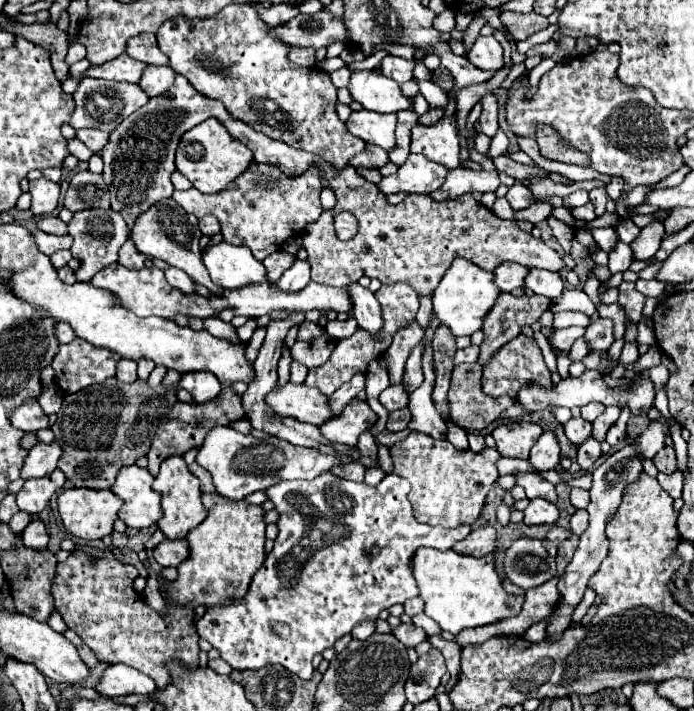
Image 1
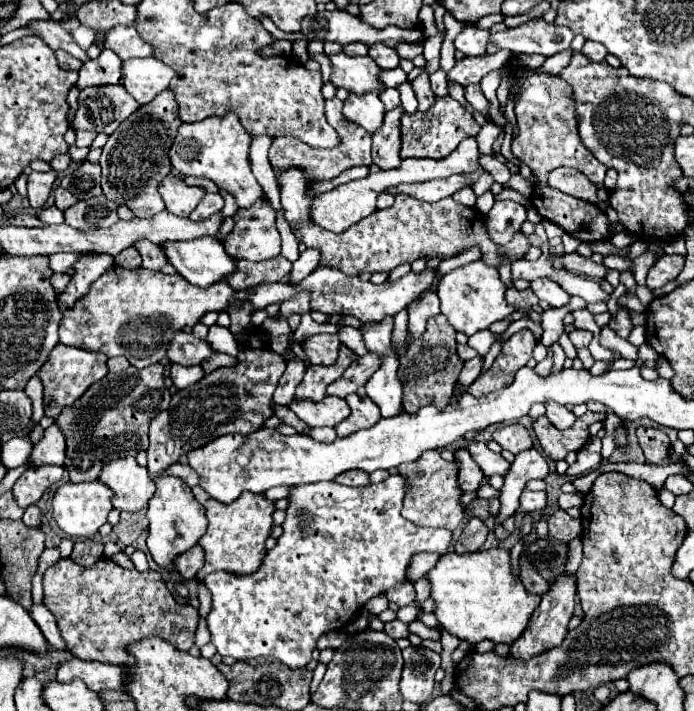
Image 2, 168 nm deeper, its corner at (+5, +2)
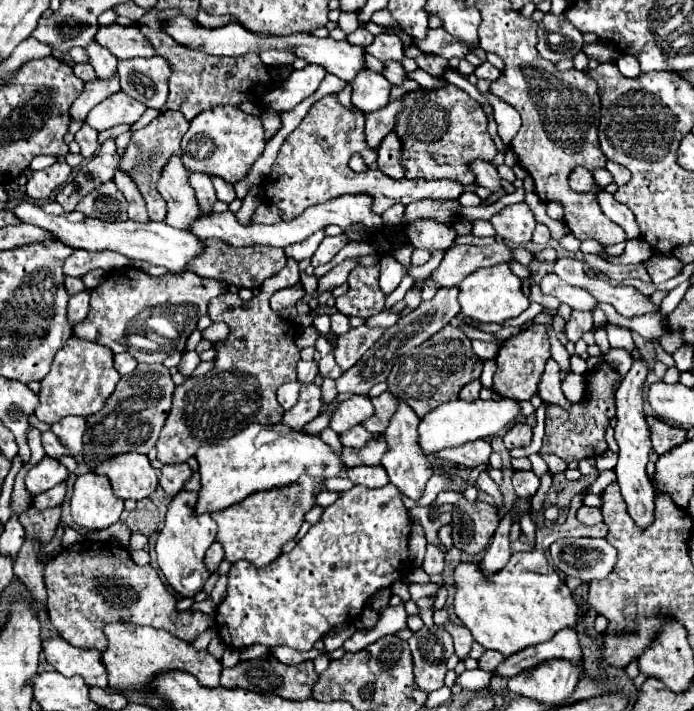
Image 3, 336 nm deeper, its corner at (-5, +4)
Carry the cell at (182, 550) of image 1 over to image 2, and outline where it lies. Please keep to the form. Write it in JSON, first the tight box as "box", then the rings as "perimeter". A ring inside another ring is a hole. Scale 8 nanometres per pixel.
{"box":[174,544,204,580],"perimeter":[[[196,544],[194,548],[190,548],[188,552],[184,552],[182,556],[174,558],[174,568],[182,574],[182,578],[190,580],[194,578],[194,574],[202,568],[204,564],[204,550]]]}

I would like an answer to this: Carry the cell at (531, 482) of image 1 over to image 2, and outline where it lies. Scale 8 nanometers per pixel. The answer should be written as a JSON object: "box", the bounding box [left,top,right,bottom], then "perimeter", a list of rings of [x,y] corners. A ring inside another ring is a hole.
{"box":[468,442,510,476],"perimeter":[[[470,442],[468,446],[470,450],[470,456],[472,460],[482,468],[482,472],[486,476],[494,476],[494,474],[500,474],[500,476],[506,476],[510,464],[500,456],[500,454],[494,454],[484,442]]]}

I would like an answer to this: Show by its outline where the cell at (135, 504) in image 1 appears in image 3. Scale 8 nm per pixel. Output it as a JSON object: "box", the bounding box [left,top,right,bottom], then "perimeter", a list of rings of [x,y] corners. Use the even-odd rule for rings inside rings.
{"box":[94,452,158,500],"perimeter":[[[124,452],[116,458],[108,458],[108,462],[96,466],[94,472],[106,474],[114,494],[122,500],[144,500],[158,486],[158,476],[148,456],[138,452]]]}

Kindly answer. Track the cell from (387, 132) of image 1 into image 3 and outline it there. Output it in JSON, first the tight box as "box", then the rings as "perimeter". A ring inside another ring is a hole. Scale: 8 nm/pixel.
{"box":[352,70,390,114],"perimeter":[[[360,70],[352,80],[352,104],[364,114],[380,110],[388,104],[390,82],[372,70]]]}

